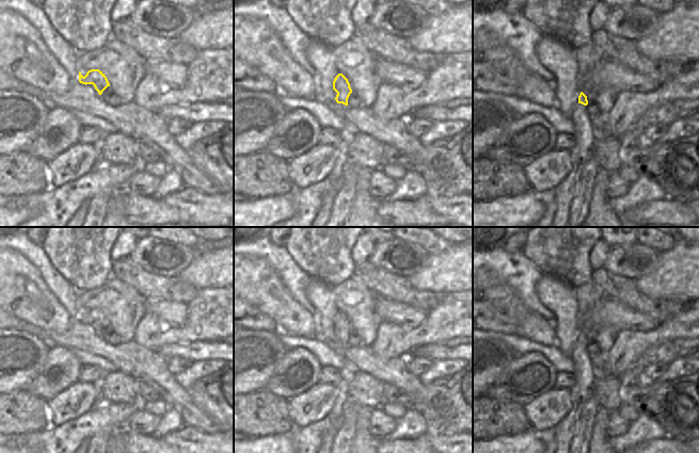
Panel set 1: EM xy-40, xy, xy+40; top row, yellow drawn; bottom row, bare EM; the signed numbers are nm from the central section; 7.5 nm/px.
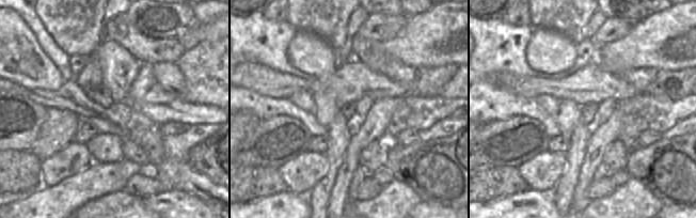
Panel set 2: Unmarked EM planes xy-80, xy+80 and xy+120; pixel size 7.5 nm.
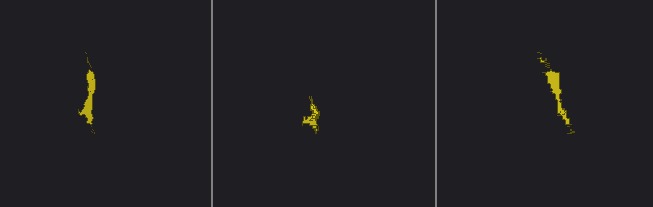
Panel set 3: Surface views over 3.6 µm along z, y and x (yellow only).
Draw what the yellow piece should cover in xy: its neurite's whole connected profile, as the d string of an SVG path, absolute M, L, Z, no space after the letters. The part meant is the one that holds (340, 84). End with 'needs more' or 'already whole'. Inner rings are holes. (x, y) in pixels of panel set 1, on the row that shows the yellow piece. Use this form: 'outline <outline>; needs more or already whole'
outline M338 74L333 81L333 90L337 93L335 103L330 103L329 106L333 111L341 116L341 113L348 108L348 98L352 93L350 83L348 79L343 75Z; needs more

